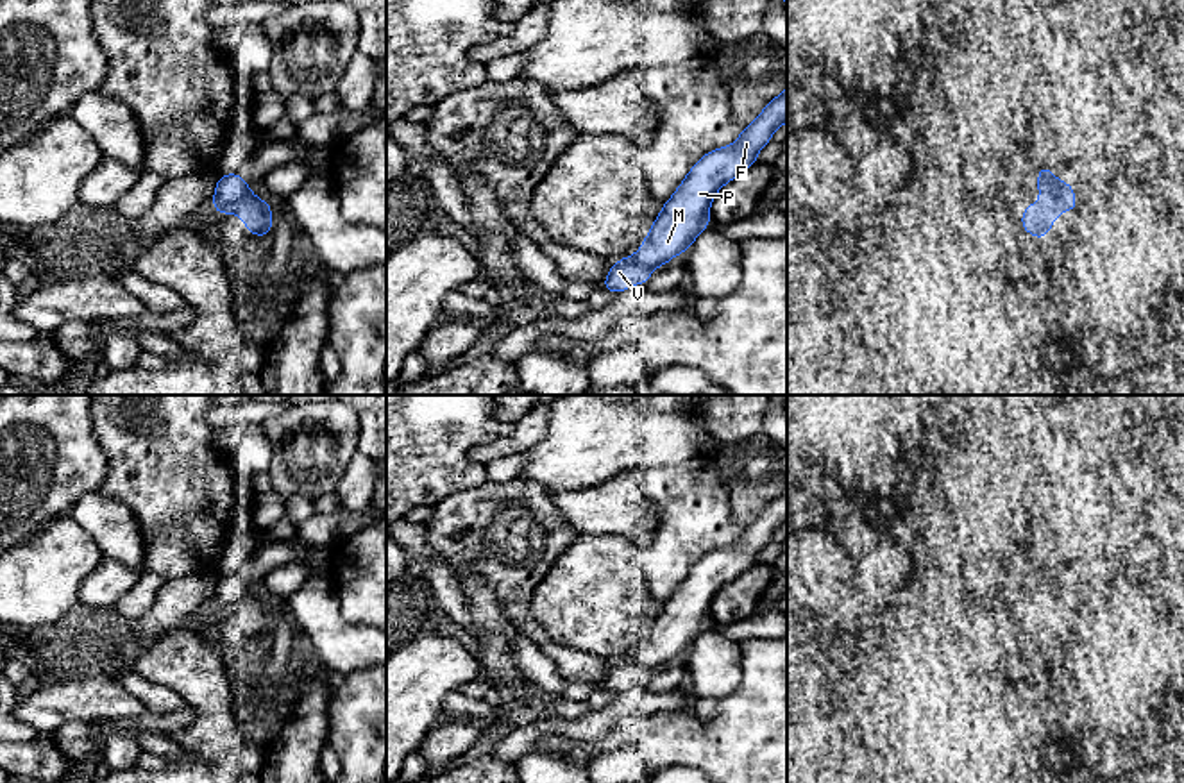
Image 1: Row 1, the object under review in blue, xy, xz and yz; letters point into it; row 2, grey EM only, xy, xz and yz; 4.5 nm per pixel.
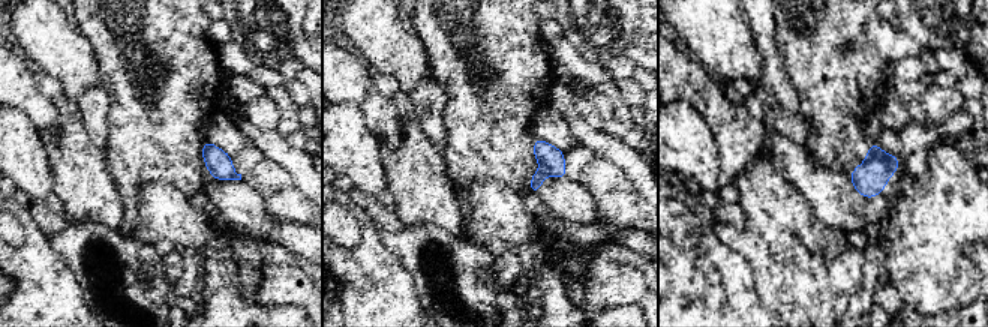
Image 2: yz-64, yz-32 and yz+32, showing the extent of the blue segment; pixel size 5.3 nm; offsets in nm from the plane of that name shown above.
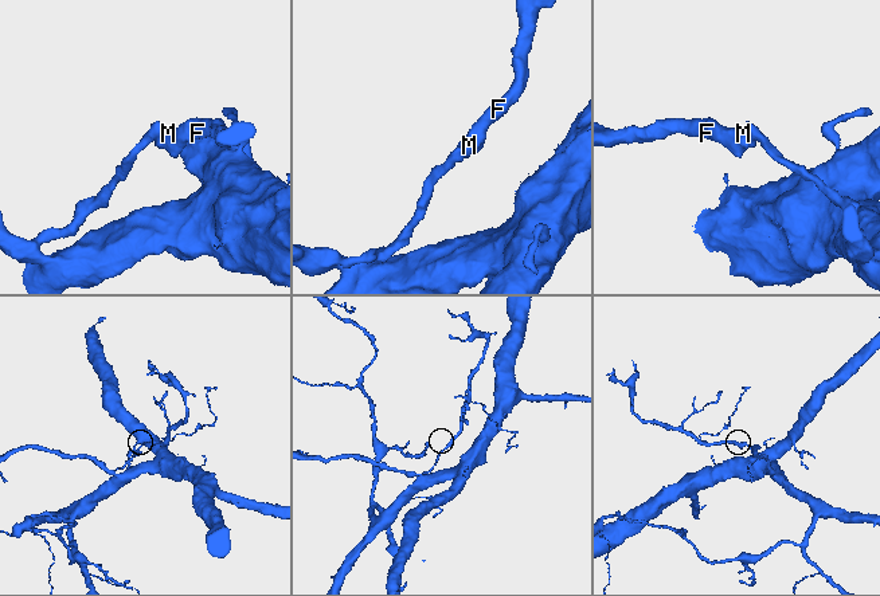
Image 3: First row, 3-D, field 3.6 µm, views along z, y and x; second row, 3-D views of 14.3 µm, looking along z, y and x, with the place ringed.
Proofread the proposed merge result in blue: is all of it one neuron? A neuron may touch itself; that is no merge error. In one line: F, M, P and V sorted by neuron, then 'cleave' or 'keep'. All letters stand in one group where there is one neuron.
F M P / V; cleave

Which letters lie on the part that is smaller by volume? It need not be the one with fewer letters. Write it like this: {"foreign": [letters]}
{"foreign": ["F", "M", "P"]}

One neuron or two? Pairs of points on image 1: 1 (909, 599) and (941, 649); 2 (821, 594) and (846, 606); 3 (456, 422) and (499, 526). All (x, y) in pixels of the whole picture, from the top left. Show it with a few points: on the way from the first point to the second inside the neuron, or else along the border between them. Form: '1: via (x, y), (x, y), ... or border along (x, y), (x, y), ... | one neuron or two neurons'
1: via (911, 612), (911, 619), (929, 637) | one neuron
2: via (827, 594), (841, 606) | one neuron
3: border along (487, 481), (442, 499) | two neurons

